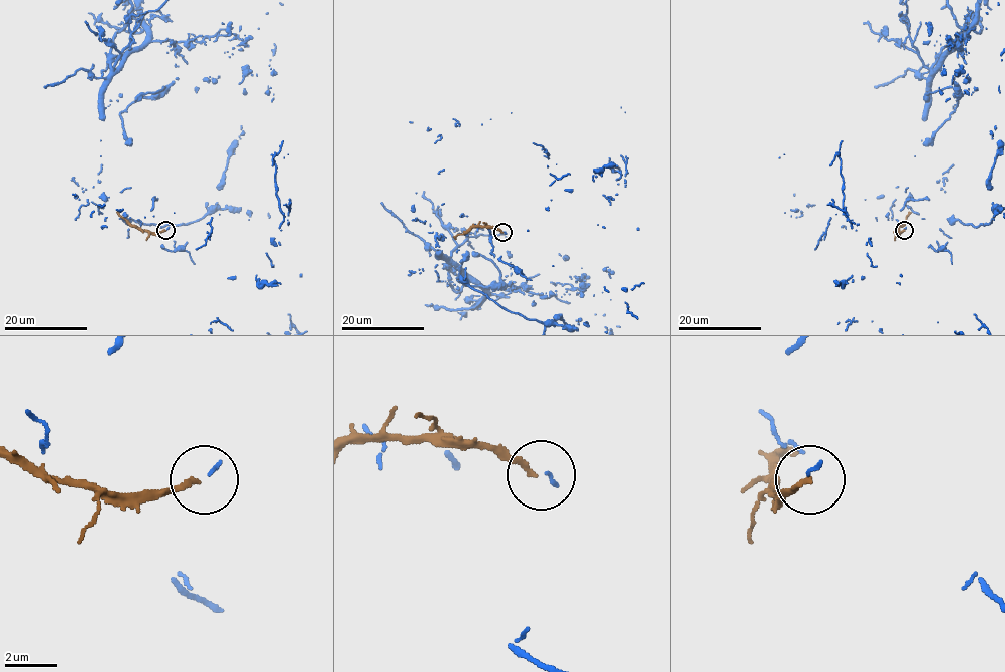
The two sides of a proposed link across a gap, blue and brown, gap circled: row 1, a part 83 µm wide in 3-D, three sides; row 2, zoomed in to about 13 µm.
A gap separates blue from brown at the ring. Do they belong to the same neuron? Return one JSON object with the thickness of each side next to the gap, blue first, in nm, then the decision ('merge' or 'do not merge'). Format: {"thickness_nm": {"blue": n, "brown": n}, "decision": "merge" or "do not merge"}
{"thickness_nm": {"blue": 110, "brown": 180}, "decision": "do not merge"}

